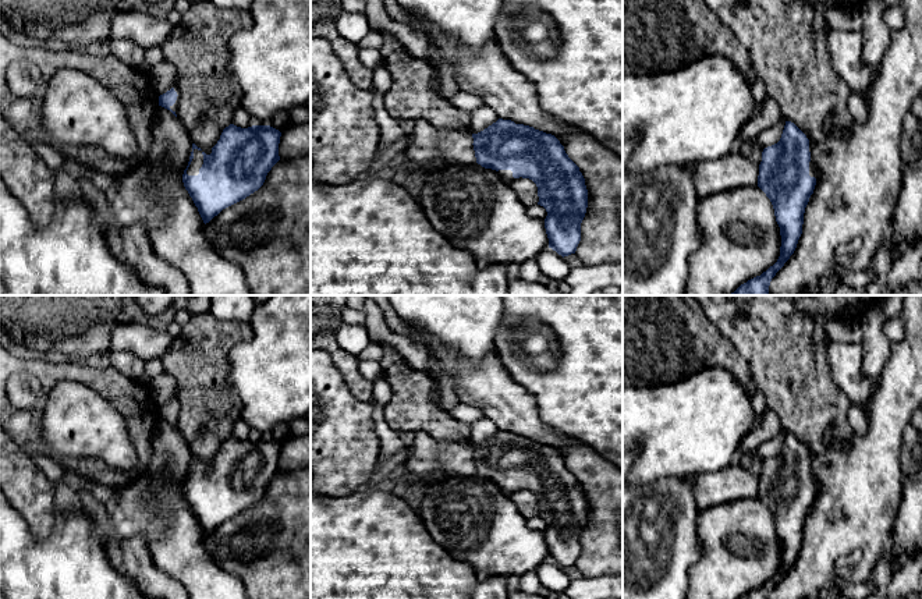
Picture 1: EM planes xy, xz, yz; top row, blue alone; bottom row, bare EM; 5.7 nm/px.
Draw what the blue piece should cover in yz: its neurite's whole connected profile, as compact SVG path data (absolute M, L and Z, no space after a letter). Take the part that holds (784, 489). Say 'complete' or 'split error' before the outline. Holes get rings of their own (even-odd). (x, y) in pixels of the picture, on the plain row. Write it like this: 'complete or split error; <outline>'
split error; M786 433L780 453L763 461L758 488L758 499L770 511L780 539L780 568L766 584L740 599L769 599L772 591L794 566L816 492L818 483L811 472L809 451L794 435Z

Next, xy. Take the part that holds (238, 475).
split error; M230 436L223 442L210 467L192 456L182 495L205 536L223 521L245 511L263 497L267 485L280 472L280 449L281 444L270 437L241 440Z

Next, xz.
split error; M503 430L472 446L472 450L478 476L496 482L507 495L522 489L536 496L538 517L547 524L549 560L563 570L575 566L588 520L588 501L579 479L560 453Z

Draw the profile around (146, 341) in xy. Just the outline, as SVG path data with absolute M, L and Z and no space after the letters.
M125 320L111 333L110 351L128 351L143 361L162 358L170 348L174 337L164 329L145 323Z

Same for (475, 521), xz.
M478 475L447 476L428 486L419 517L429 535L455 560L474 567L478 579L524 575L549 560L543 531L531 529L526 518L496 482Z

